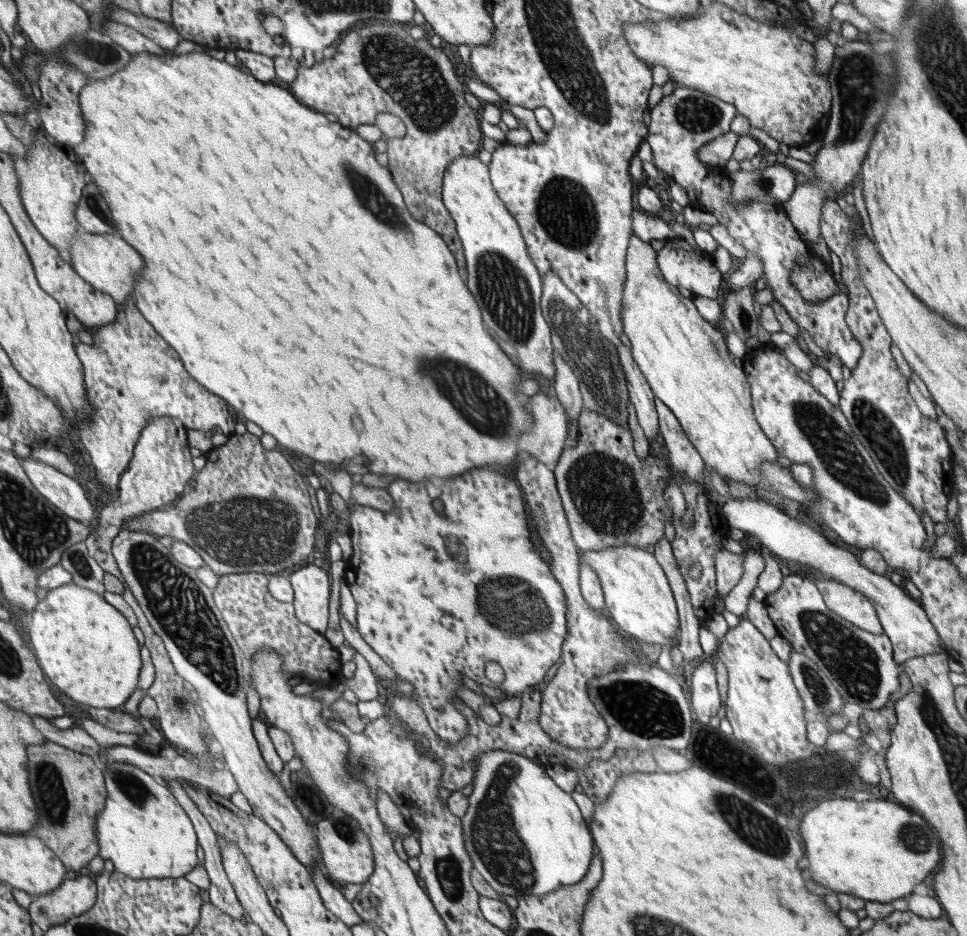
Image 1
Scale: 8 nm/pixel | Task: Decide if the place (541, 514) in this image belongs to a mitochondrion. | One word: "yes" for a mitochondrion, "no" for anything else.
yes

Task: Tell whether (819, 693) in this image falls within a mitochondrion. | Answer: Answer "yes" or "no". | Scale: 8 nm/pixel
yes

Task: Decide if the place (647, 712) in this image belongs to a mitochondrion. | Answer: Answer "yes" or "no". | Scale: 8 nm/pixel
yes

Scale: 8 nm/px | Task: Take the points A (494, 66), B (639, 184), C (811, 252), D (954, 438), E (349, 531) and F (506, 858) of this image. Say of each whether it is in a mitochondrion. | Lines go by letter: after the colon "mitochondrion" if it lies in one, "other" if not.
A: other
B: other
C: other
D: other
E: other
F: mitochondrion

